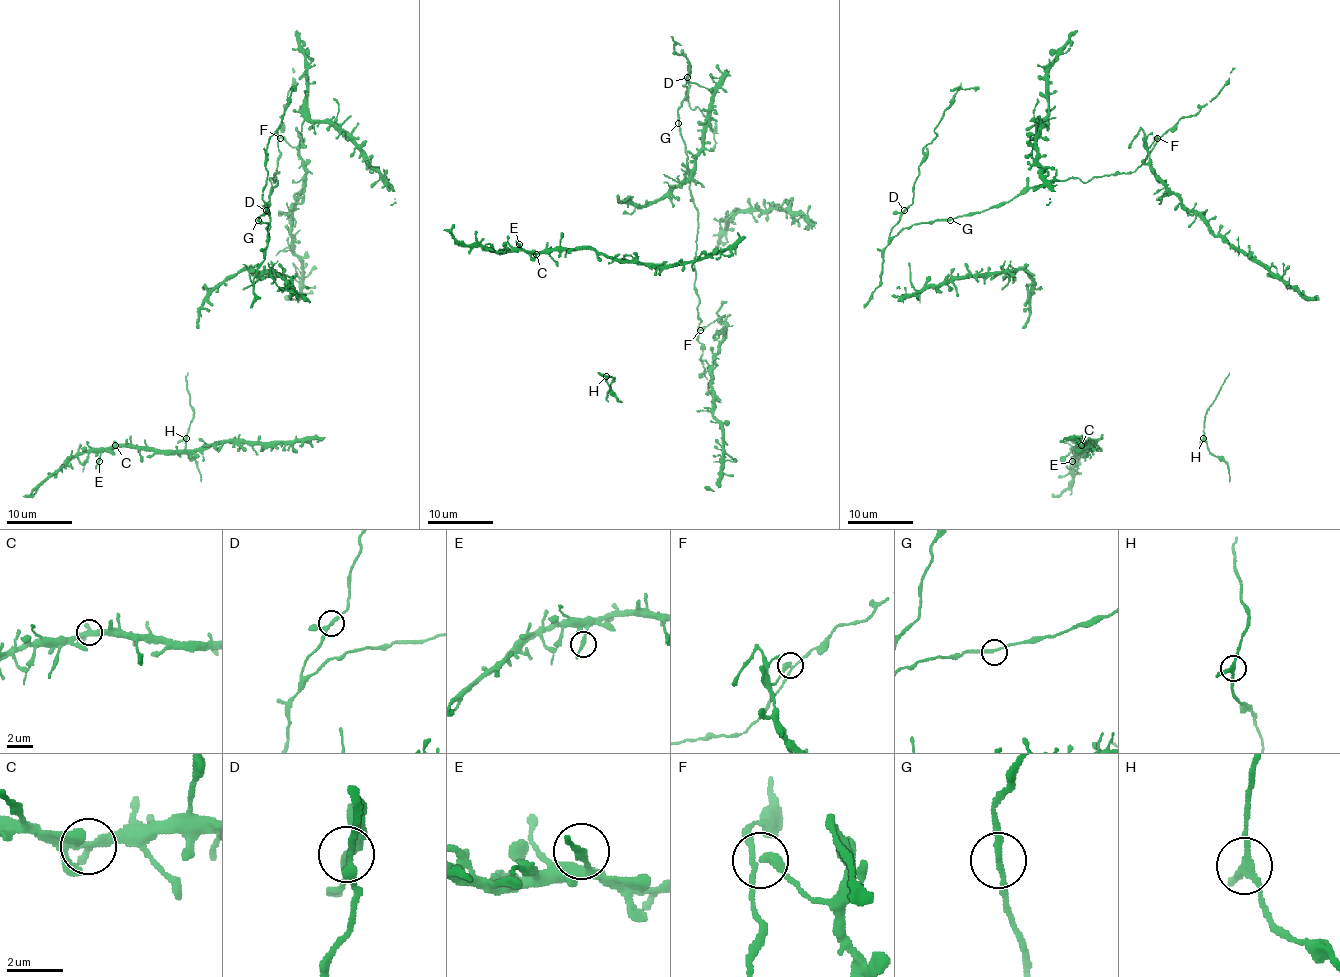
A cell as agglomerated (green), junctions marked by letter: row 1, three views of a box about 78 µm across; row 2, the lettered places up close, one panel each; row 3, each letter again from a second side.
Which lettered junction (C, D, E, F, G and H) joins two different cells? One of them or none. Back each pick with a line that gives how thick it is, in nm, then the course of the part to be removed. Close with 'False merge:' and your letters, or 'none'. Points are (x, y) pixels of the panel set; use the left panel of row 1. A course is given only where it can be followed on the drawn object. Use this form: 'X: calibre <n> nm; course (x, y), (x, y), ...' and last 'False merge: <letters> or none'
F: calibre 240 nm; course (279, 138), (296, 149), (304, 176), (291, 217), (291, 248), (301, 259), (302, 292), (284, 297)
False merge: F

